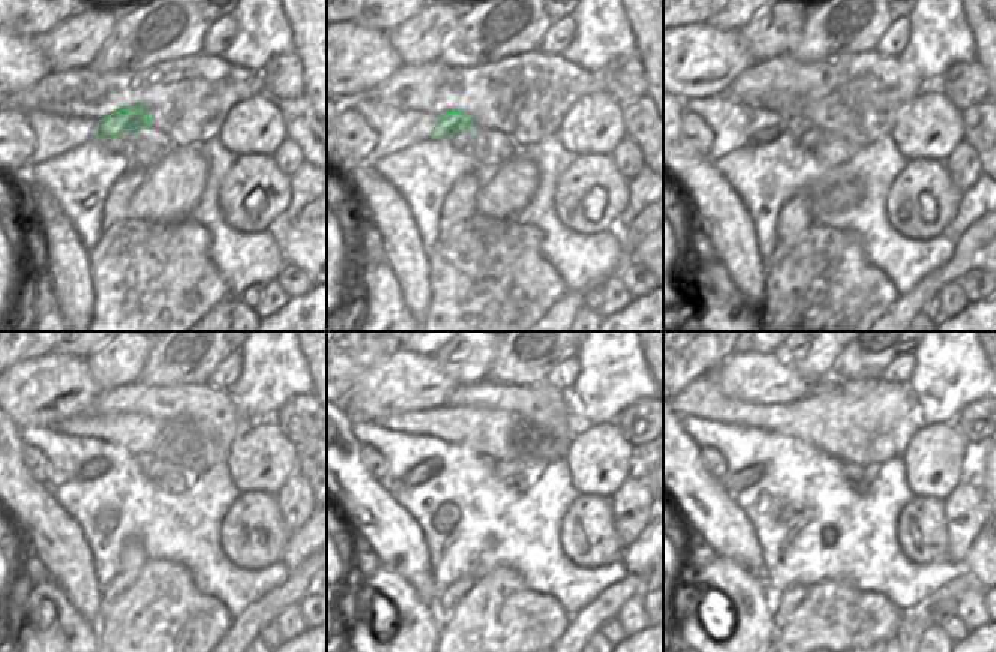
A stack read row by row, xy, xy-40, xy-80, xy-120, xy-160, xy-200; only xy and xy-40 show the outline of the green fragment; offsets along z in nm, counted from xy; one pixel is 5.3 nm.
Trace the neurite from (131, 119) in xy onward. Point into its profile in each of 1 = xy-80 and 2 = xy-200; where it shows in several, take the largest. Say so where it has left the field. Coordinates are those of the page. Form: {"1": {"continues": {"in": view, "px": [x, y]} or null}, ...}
{"1": {"continues": {"in": "xy-80", "px": [765, 137]}}, "2": {"continues": {"in": "xy-200", "px": [735, 483]}}}

